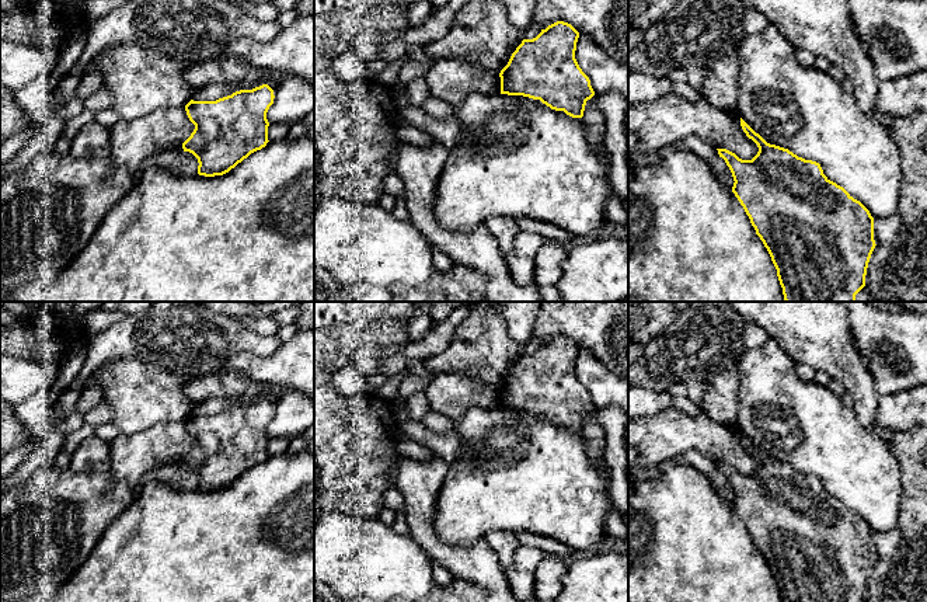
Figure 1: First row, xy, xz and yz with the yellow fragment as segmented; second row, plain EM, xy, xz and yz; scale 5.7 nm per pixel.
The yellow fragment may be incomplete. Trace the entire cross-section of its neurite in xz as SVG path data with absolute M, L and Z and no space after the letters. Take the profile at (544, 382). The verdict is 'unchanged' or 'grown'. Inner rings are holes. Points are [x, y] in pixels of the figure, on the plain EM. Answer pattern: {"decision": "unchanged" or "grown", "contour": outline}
{"decision": "unchanged", "contour": "M557 335L541 344L536 352L523 354L499 387L501 408L540 414L551 424L582 432L586 415L595 410L595 406L575 373L578 352L579 347L571 338Z"}

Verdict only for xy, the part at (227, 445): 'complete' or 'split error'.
complete

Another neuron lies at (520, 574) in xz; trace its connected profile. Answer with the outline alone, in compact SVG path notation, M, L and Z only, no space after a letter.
M520 544L513 563L506 568L506 578L517 598L534 596L536 571L546 554L537 549Z

